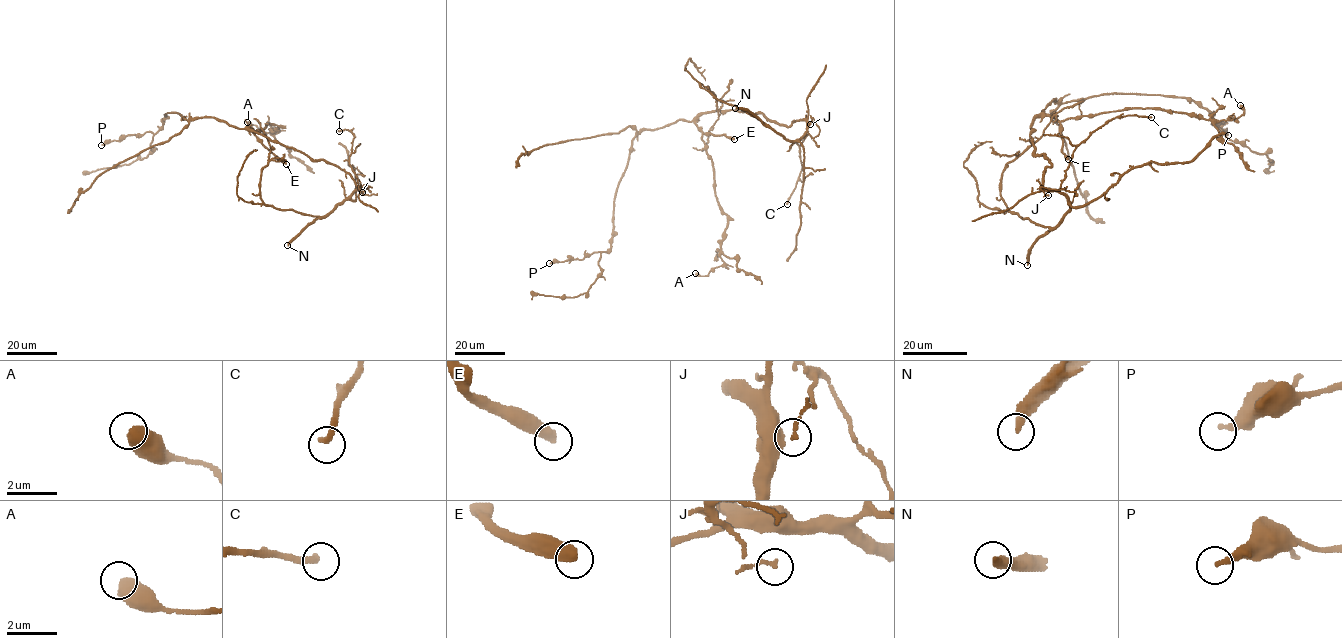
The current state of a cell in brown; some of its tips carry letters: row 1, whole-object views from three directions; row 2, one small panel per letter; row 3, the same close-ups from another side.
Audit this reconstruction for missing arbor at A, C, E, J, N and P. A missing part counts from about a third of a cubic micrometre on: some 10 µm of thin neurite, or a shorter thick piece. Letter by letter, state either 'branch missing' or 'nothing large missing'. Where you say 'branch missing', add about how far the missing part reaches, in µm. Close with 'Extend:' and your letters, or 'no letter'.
A: nothing large missing
C: branch missing; missing 30 µm
E: branch missing; missing 200 µm
J: nothing large missing
N: branch missing; missing 90 µm
P: nothing large missing
Extend: C, E, N

